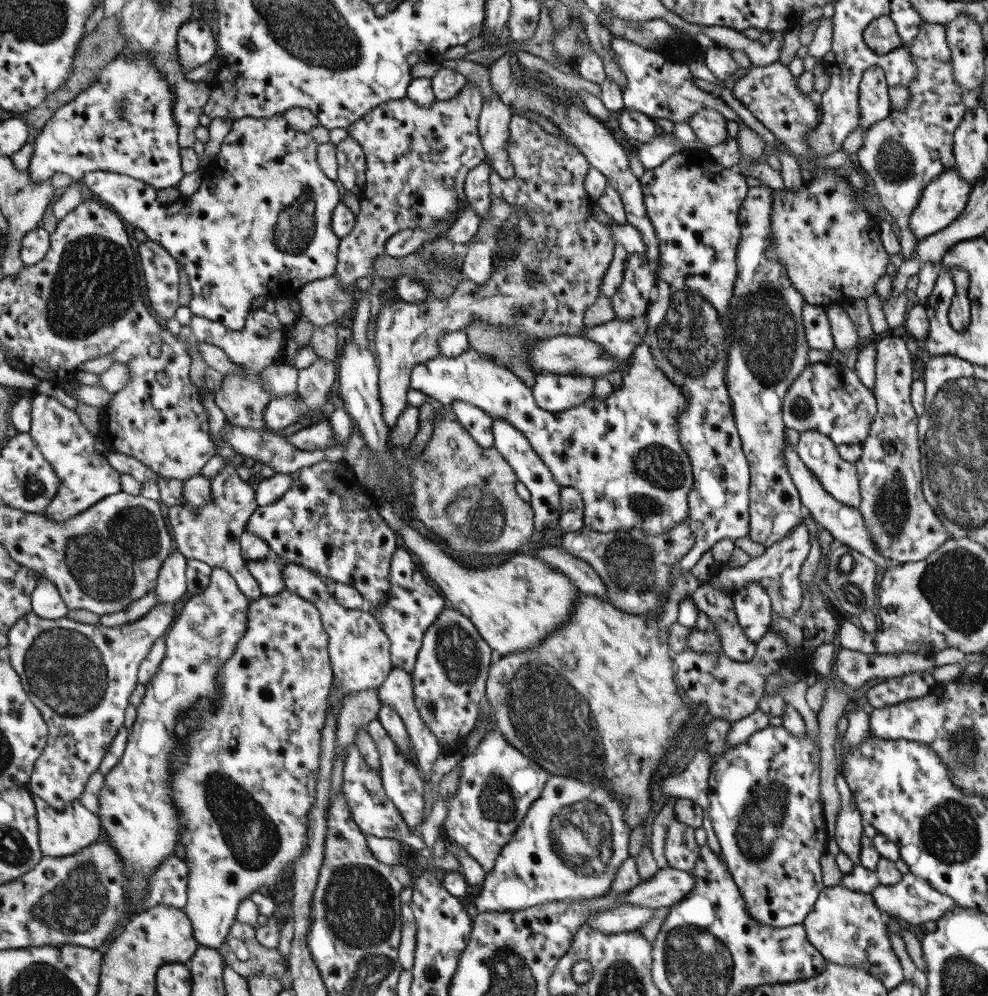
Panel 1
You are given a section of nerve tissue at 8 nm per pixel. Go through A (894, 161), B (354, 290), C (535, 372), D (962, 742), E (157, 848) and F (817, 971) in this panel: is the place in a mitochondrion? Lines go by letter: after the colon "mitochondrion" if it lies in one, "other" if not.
A: mitochondrion
B: other
C: other
D: mitochondrion
E: other
F: other

